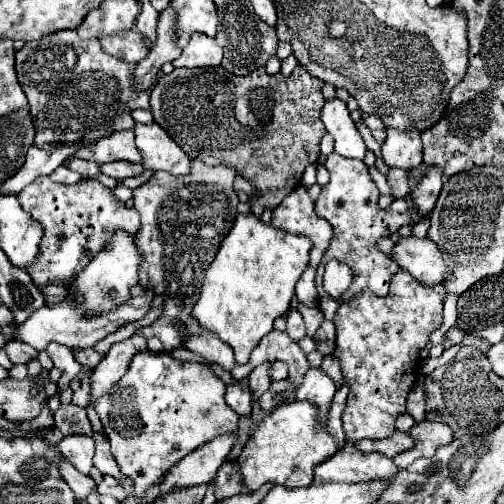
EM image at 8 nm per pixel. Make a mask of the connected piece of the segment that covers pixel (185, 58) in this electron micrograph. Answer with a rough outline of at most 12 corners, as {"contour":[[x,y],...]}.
{"contour":[[193,33],[175,67],[219,67],[215,39]]}

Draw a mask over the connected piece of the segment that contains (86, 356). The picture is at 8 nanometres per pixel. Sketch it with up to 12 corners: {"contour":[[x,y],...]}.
{"contour":[[77,349],[75,359],[93,369],[103,359],[95,349]]}

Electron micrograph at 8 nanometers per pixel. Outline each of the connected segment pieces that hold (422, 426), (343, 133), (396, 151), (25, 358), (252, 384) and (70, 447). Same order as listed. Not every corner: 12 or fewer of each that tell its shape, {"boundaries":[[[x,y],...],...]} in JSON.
{"boundaries":[[[415,423],[413,449],[393,459],[401,469],[419,457],[431,457],[453,439],[449,425]],[[327,99],[321,119],[335,151],[365,157],[365,143],[341,99]],[[387,131],[381,147],[389,167],[415,169],[421,165],[421,137]],[[15,339],[5,345],[11,363],[27,365],[39,355]],[[269,363],[255,367],[249,389],[257,401],[271,385]],[[67,435],[57,447],[77,471],[93,467],[89,435]]]}

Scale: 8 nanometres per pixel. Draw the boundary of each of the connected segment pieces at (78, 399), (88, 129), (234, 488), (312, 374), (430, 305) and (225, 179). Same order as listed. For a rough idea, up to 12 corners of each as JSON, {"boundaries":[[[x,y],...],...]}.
{"boundaries":[[[89,375],[81,379],[83,387],[73,393],[73,403],[79,407],[89,405]],[[73,29],[25,43],[37,147],[91,143],[149,109],[133,63]],[[235,463],[217,473],[217,499],[243,493]],[[309,369],[295,399],[313,403],[325,423],[335,383]],[[407,271],[339,307],[353,443],[395,433],[445,287]],[[193,159],[133,191],[141,285],[165,299],[137,335],[183,345],[237,219],[233,167]]]}

